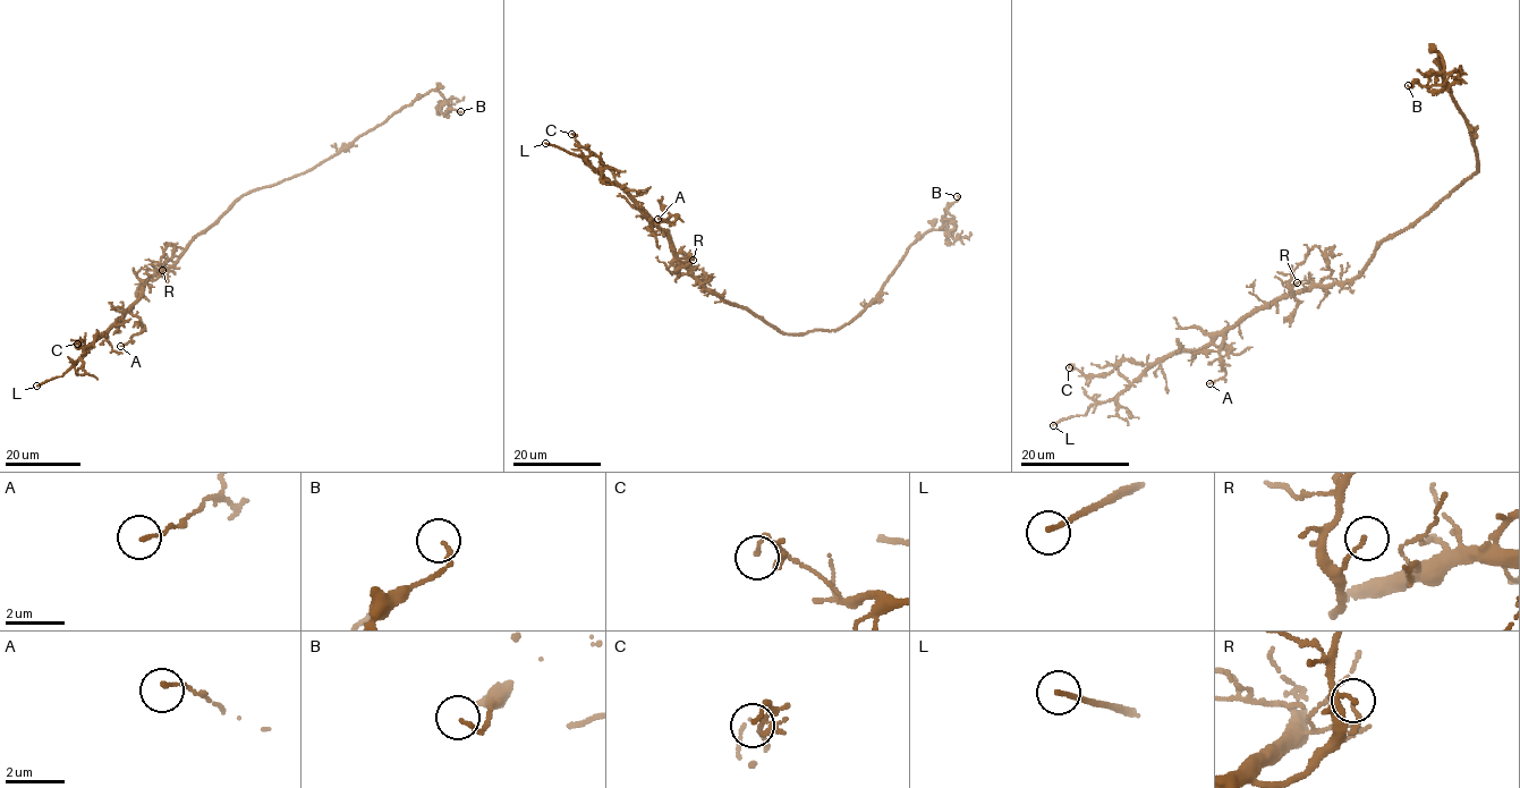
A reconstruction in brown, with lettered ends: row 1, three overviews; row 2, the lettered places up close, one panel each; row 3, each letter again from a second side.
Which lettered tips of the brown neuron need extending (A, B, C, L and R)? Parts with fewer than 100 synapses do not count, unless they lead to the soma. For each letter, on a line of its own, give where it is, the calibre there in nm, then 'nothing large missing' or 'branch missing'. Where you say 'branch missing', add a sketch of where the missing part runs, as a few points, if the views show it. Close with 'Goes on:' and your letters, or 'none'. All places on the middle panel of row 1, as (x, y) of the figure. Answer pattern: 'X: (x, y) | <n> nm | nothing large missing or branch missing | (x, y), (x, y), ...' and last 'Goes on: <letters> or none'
A: (657, 219) | 110 nm | nothing large missing
B: (957, 196) | 130 nm | nothing large missing
C: (571, 134) | 120 nm | nothing large missing
L: (545, 143) | 160 nm | branch missing
R: (693, 260) | 110 nm | nothing large missing
Goes on: L

